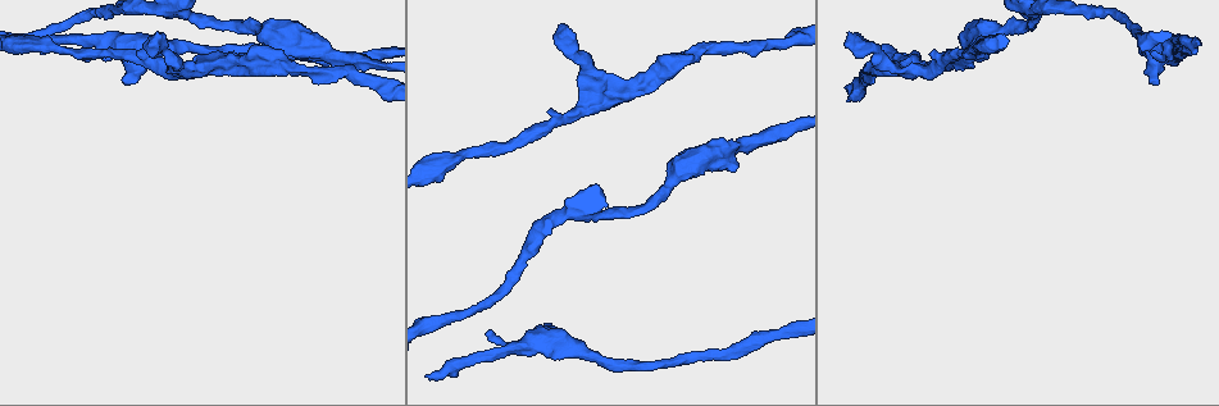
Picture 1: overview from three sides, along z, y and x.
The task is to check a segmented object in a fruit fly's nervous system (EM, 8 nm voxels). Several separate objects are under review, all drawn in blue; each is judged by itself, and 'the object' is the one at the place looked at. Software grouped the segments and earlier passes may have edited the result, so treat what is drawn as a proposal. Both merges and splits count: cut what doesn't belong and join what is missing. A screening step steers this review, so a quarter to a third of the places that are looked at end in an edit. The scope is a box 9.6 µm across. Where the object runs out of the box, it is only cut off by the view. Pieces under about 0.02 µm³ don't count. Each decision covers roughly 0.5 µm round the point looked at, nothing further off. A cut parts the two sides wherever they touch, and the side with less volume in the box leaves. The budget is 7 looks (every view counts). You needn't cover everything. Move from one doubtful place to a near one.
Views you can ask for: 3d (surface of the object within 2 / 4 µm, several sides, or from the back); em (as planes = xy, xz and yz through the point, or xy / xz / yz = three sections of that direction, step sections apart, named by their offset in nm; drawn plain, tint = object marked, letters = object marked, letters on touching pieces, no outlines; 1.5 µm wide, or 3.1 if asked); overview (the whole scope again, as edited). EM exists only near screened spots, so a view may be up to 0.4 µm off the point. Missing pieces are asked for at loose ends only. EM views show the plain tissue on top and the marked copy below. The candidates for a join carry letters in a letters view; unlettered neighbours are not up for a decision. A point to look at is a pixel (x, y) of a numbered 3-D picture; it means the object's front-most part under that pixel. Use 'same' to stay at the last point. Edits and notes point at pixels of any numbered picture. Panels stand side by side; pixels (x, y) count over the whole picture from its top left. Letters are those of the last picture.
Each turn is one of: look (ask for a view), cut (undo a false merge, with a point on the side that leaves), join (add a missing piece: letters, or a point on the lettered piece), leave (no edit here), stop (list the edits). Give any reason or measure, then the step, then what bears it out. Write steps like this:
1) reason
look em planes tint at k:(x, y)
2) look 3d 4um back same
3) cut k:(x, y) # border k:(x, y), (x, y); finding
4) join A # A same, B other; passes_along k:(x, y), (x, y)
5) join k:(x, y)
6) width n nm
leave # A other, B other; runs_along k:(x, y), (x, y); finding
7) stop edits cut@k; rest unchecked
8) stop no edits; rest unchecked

free end
look em xy step 8 letters at 1:(161, 36)

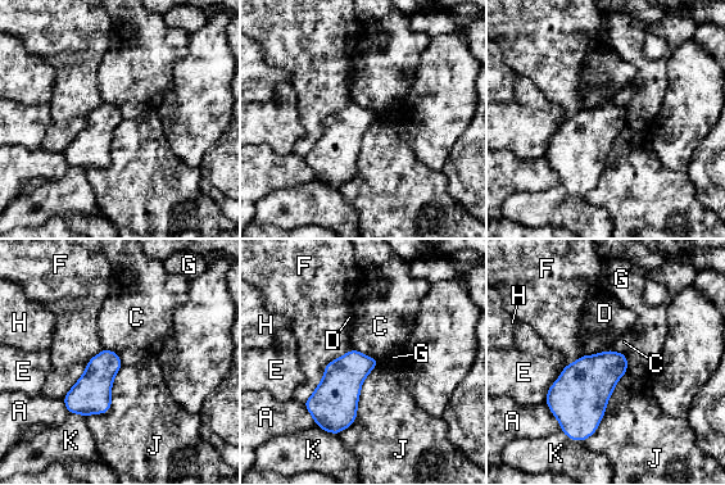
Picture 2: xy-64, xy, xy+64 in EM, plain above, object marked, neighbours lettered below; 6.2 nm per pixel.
another direction
look em planes letters same

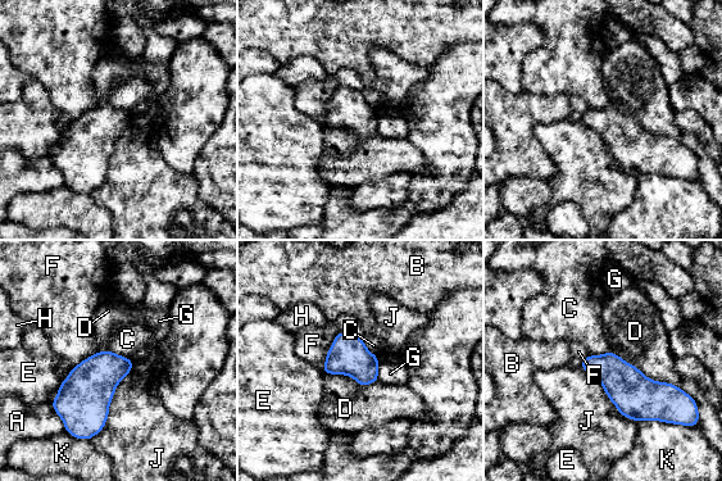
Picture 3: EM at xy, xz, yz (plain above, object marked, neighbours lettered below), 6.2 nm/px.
leave # A other, B other, C other, D other, E other, F other, G other, H other, J other, K other; border 3:(107, 349), (131, 359); no lettered piece goes on from it

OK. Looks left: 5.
thick turns thin
look em yz step 8 tint at 1:(869, 65)

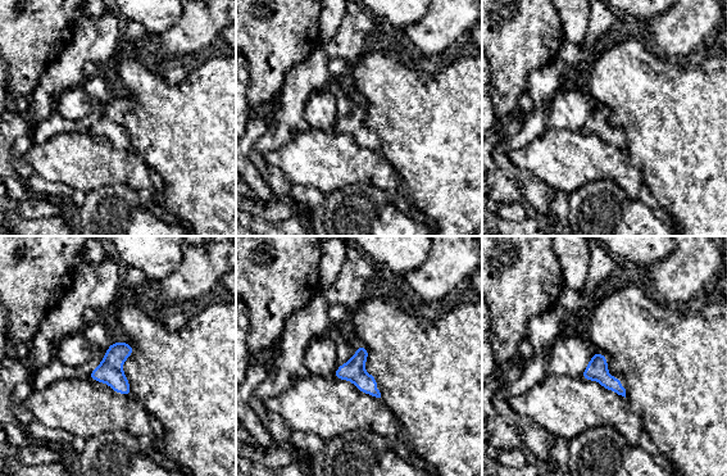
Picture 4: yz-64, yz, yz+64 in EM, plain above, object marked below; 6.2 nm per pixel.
what lies round it
look em yz step 8 letters same

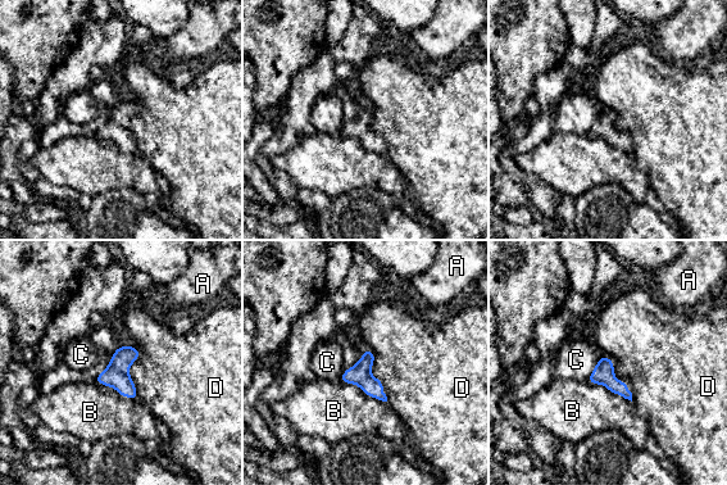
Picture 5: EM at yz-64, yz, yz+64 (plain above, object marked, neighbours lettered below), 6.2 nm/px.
leave # A other, B other, C other, D other; border 5:(599, 358), (586, 380); all the same neuron

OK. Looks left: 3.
calibre changes
look 3d 4um at 1:(204, 19)

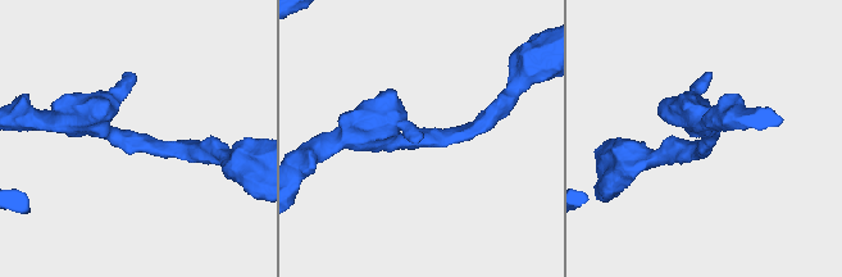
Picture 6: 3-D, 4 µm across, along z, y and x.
arm_widths 200, 500 nm
look em yz step 4 tint at 6:(707, 138)

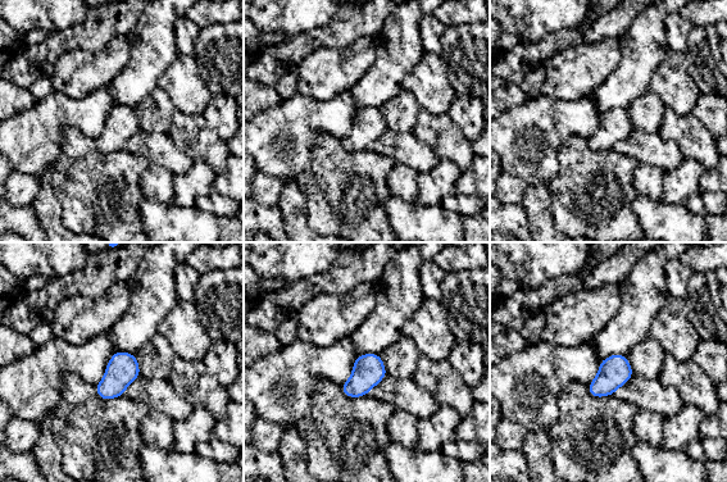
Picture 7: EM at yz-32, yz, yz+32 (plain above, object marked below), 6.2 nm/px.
look em yz step 4 letters same

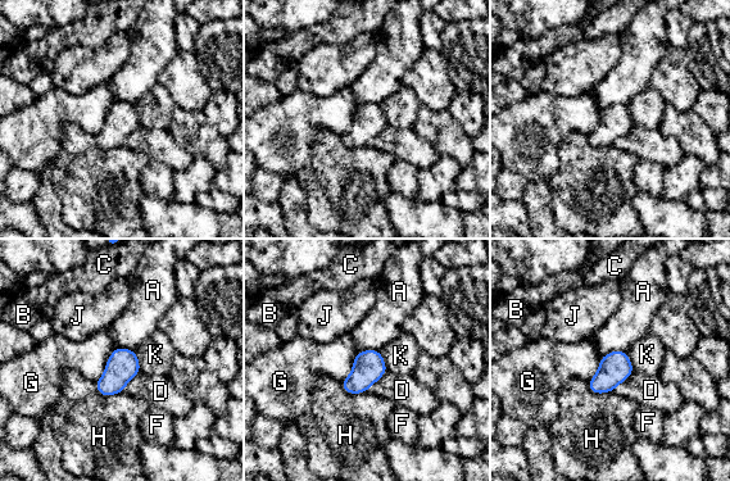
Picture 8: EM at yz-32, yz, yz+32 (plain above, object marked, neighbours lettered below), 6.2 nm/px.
leave # A other, B other, C other, D other, F other, G other, H other, J other, K other; border 8:(116, 348), (95, 382); one neuron here

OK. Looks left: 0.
stop no edits; rest unchecked

